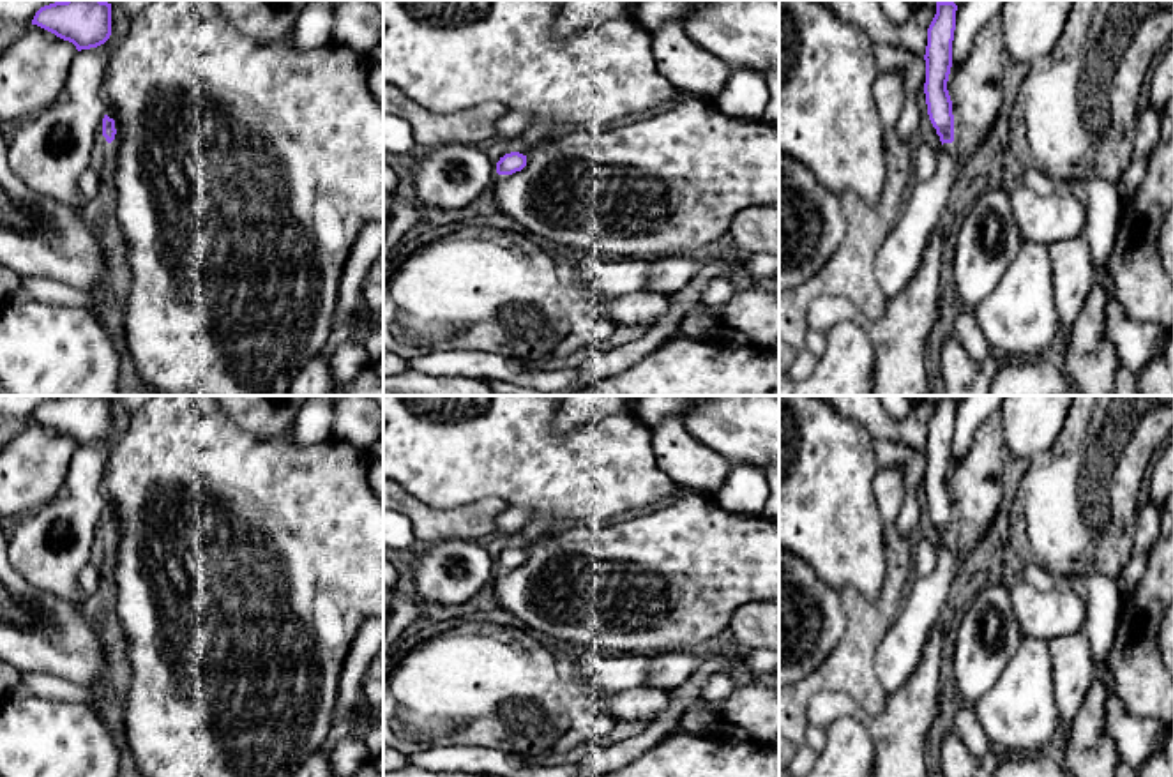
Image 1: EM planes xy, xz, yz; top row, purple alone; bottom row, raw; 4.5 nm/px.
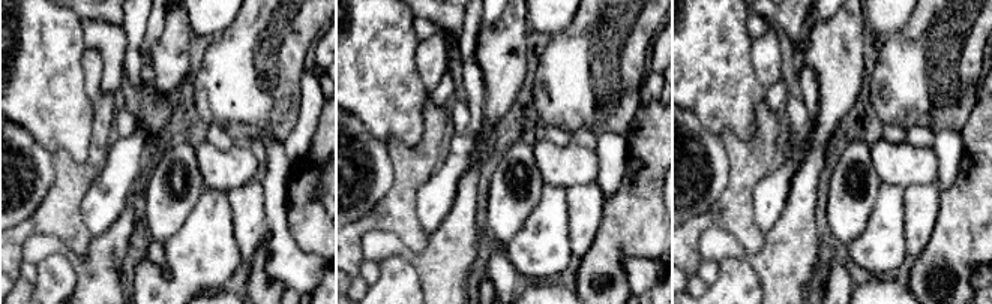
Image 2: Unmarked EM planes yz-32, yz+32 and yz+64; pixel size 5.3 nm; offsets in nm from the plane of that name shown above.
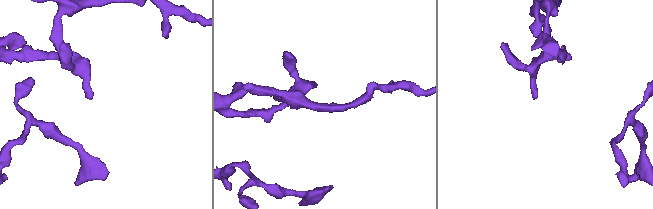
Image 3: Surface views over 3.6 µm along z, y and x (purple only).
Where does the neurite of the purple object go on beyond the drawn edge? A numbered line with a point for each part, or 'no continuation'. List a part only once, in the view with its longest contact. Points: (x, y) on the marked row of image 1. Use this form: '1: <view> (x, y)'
1: yz (898, 258)

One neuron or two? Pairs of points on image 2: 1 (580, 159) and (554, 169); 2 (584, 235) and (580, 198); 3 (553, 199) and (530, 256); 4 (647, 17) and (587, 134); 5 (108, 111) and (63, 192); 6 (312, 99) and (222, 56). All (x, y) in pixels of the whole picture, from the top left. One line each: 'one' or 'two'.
1: one
2: one
3: one
4: two
5: one
6: two

